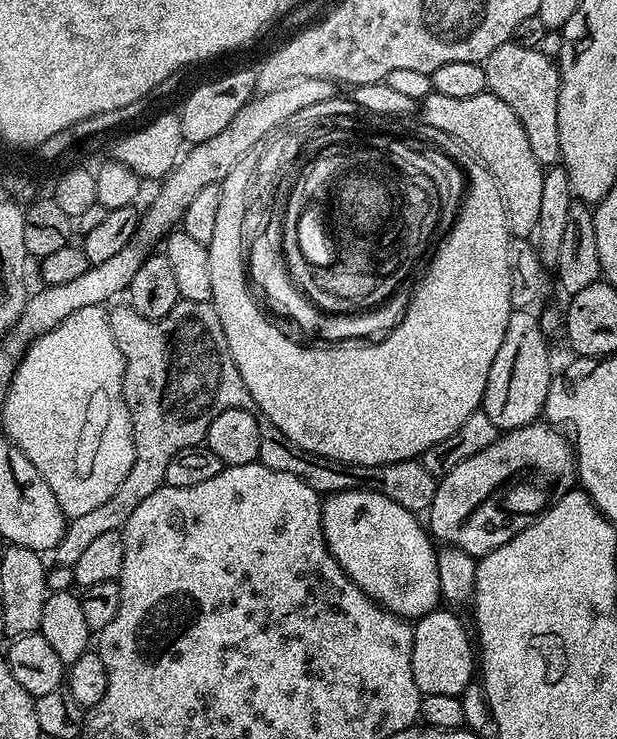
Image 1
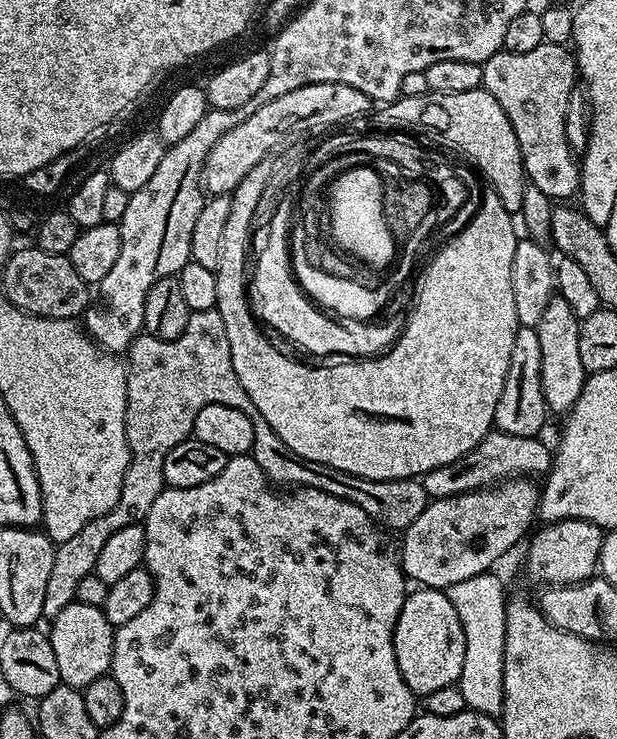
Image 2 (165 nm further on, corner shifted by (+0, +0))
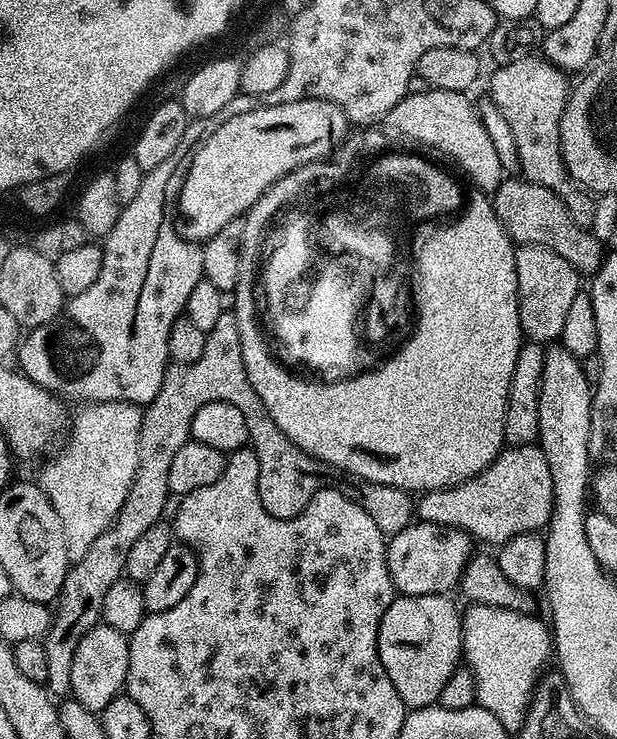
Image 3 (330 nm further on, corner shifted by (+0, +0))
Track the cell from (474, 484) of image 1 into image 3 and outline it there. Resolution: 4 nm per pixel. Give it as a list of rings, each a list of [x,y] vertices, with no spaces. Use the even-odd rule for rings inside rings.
[[[425,520],[413,522],[406,530],[388,540],[388,569],[397,593],[402,596],[438,596],[451,593],[451,588],[455,589],[459,585],[468,559],[474,554],[472,547],[474,541],[467,532],[450,526],[438,526]]]

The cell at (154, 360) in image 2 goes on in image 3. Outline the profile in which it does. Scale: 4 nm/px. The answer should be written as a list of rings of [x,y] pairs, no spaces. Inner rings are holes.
[[[226,310],[222,314],[222,318],[218,318],[218,322],[215,323],[214,330],[210,330],[206,334],[206,346],[202,346],[202,358],[198,358],[198,362],[169,363],[158,394],[144,408],[142,430],[138,438],[138,470],[134,474],[134,482],[126,494],[126,502],[122,502],[122,506],[109,528],[102,534],[98,534],[98,538],[94,538],[94,542],[90,542],[90,550],[86,550],[84,557],[69,567],[66,582],[62,582],[60,595],[54,601],[53,622],[48,628],[48,633],[42,637],[42,643],[46,650],[46,687],[53,697],[64,698],[71,693],[70,666],[74,664],[74,650],[78,648],[78,642],[85,634],[101,623],[102,598],[106,596],[106,590],[110,590],[110,586],[114,586],[114,582],[118,582],[124,576],[126,554],[130,552],[130,546],[134,546],[139,535],[150,530],[150,526],[161,523],[163,516],[160,515],[163,514],[168,500],[170,501],[168,490],[170,461],[174,458],[174,454],[178,454],[178,450],[182,450],[182,446],[190,439],[194,414],[198,414],[198,410],[202,410],[202,406],[206,402],[230,402],[230,406],[236,407],[242,413],[242,418],[246,418],[248,444],[255,452],[260,467],[258,470],[258,498],[262,498],[262,506],[266,510],[266,514],[279,520],[293,520],[295,516],[302,514],[302,510],[310,502],[310,498],[314,498],[314,494],[318,494],[323,488],[336,488],[342,494],[346,494],[350,498],[350,502],[362,506],[362,510],[366,510],[366,514],[370,514],[370,518],[377,524],[378,530],[384,532],[385,537],[397,536],[414,522],[414,500],[409,493],[394,486],[386,486],[382,482],[363,480],[350,475],[349,472],[338,470],[333,464],[316,460],[298,446],[294,446],[294,442],[290,442],[290,438],[286,438],[286,434],[282,434],[282,430],[278,430],[278,426],[274,426],[274,418],[270,418],[266,406],[262,406],[262,398],[258,398],[258,394],[254,394],[254,386],[250,386],[250,378],[246,378],[246,366],[242,366],[242,345],[238,342],[238,322],[232,311]]]

